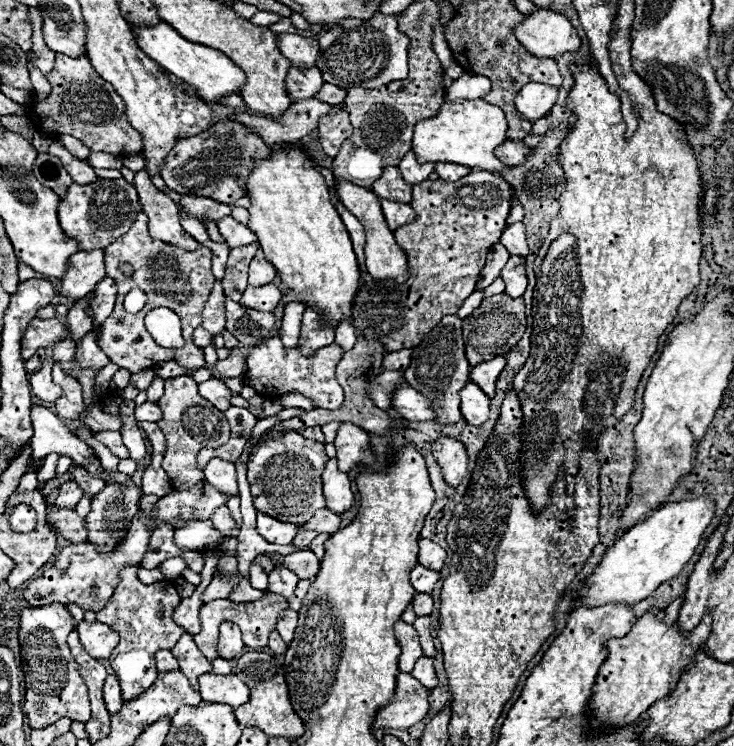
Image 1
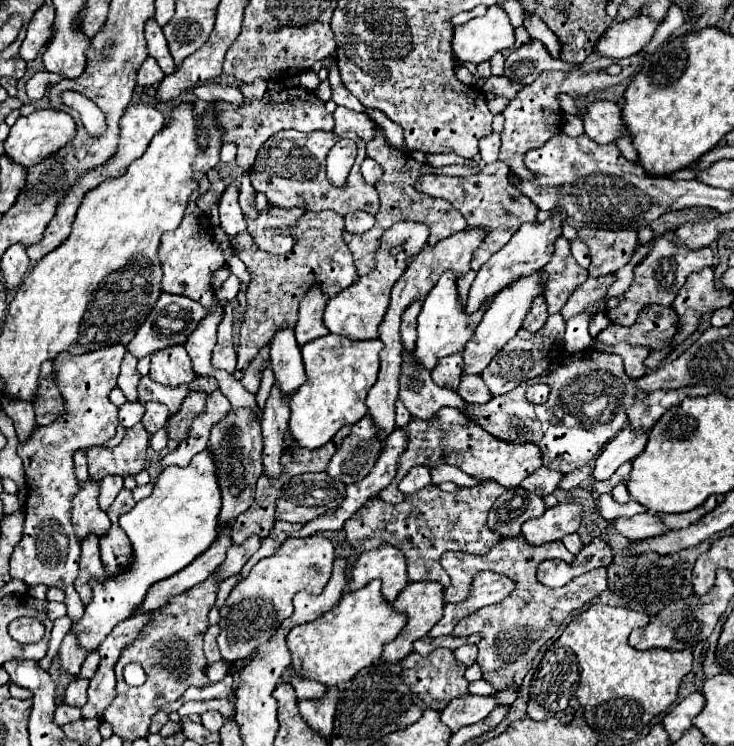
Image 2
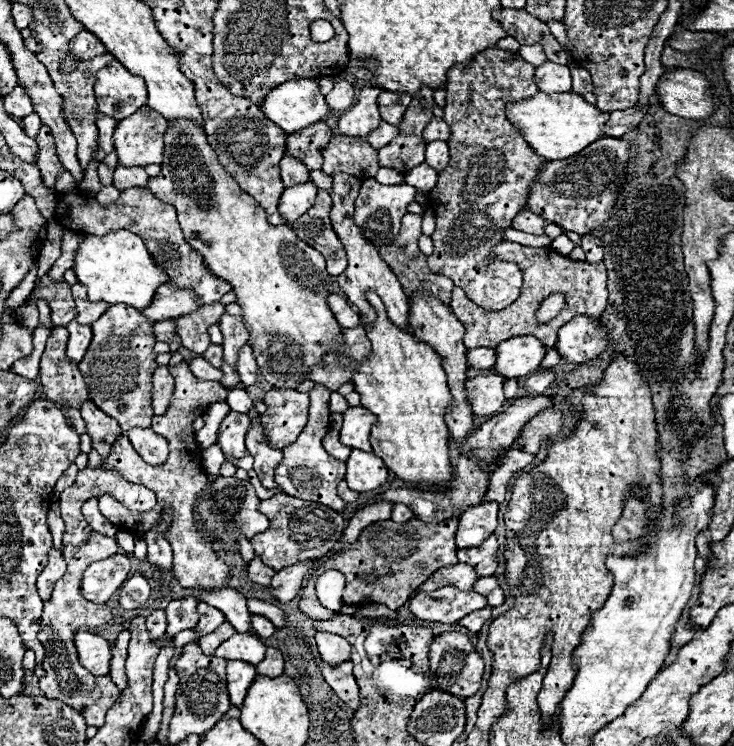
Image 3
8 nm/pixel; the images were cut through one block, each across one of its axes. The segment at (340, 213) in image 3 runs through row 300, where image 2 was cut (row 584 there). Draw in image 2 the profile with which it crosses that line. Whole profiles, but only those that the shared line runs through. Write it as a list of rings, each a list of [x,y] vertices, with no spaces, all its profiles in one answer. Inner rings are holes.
[[[384,544],[380,548],[374,548],[374,550],[360,554],[360,558],[356,560],[356,564],[352,568],[350,588],[352,590],[364,588],[374,578],[382,580],[384,598],[388,602],[394,602],[396,596],[408,584],[406,556],[390,544]]]

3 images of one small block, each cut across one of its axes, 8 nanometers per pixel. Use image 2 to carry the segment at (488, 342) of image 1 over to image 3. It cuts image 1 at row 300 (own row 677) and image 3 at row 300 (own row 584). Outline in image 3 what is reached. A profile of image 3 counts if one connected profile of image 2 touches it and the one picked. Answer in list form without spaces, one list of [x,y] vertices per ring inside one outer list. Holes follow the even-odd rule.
[[[502,242],[502,244],[496,244],[492,250],[494,250],[490,254],[492,258],[510,260],[518,264],[524,276],[524,284],[522,284],[518,300],[498,312],[488,312],[488,310],[478,308],[476,304],[472,304],[472,300],[464,294],[461,288],[453,288],[450,308],[466,328],[466,334],[464,334],[466,348],[496,348],[500,342],[516,338],[516,336],[536,336],[544,346],[552,348],[556,344],[558,328],[564,326],[568,320],[576,316],[600,318],[600,314],[604,312],[608,290],[606,290],[606,268],[602,262],[590,264],[586,260],[570,260],[568,256],[560,256],[552,248],[520,246],[516,242]],[[550,294],[564,294],[566,304],[558,316],[542,324],[536,320],[536,312]]]

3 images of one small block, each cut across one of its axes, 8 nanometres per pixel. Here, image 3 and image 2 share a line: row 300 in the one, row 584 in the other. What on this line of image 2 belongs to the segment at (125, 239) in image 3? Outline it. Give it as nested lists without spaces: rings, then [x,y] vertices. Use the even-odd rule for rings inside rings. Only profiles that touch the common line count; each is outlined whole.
[[[210,448],[196,454],[188,466],[168,466],[158,476],[152,496],[140,500],[130,512],[120,516],[120,526],[134,546],[134,560],[128,572],[110,576],[104,584],[92,582],[92,602],[86,606],[80,622],[72,626],[80,646],[88,652],[96,650],[112,628],[130,618],[148,592],[148,588],[164,580],[192,562],[204,548],[216,540],[216,520],[222,506],[216,464]]]

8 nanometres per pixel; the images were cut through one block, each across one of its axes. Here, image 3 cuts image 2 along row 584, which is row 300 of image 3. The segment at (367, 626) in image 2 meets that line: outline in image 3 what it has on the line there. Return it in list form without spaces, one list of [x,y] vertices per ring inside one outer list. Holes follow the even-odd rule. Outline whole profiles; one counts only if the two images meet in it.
[[[368,290],[366,300],[376,312],[376,320],[370,324],[362,318],[372,348],[368,360],[354,366],[350,382],[360,394],[360,404],[378,418],[370,434],[374,454],[408,484],[444,486],[452,478],[452,466],[448,460],[450,432],[444,422],[446,404],[452,396],[446,384],[446,374],[440,368],[440,356],[410,330],[402,330],[390,322],[376,292]]]

